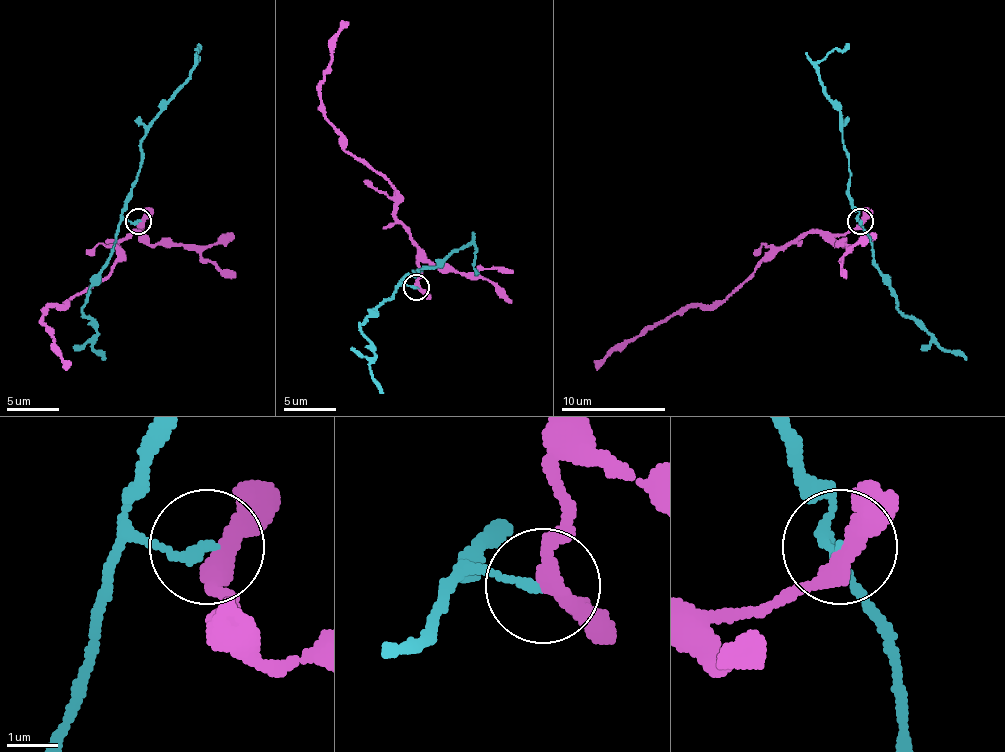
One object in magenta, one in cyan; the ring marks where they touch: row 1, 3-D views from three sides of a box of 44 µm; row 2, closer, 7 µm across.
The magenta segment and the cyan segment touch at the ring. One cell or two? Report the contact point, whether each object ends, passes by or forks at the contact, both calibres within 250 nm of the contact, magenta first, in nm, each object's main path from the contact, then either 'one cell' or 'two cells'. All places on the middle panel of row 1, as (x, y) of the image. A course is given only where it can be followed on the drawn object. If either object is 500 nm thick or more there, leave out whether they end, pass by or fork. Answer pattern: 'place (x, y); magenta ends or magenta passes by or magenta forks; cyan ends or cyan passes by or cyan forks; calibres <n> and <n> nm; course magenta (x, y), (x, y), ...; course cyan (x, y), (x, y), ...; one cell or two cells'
place (416, 287); magenta passes by; cyan ends; calibres 360 and 200 nm; course magenta (415, 286), (420, 270), (418, 244), (397, 218), (397, 192), (345, 148), (321, 103), (332, 41), (345, 22); course cyan (415, 286), (399, 281), (418, 276), (418, 270), (433, 268), (467, 244), (475, 247), (475, 276); two cells

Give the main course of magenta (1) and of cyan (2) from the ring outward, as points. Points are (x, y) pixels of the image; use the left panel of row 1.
1: (138, 223), (143, 233), (119, 241), (119, 259), (104, 278), (44, 312), (54, 351), (67, 369)
2: (138, 220), (130, 223), (122, 212), (140, 168), (140, 139), (156, 113), (198, 61), (198, 43)

